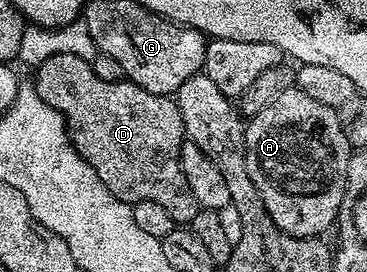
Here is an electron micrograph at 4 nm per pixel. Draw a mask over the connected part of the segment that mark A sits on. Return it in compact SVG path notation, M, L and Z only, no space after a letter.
M295 87L286 90L271 106L254 114L244 130L244 165L254 182L254 190L262 198L262 206L270 214L274 226L291 236L323 237L324 231L337 223L336 215L348 192L348 158L350 145L337 109L314 102Z

